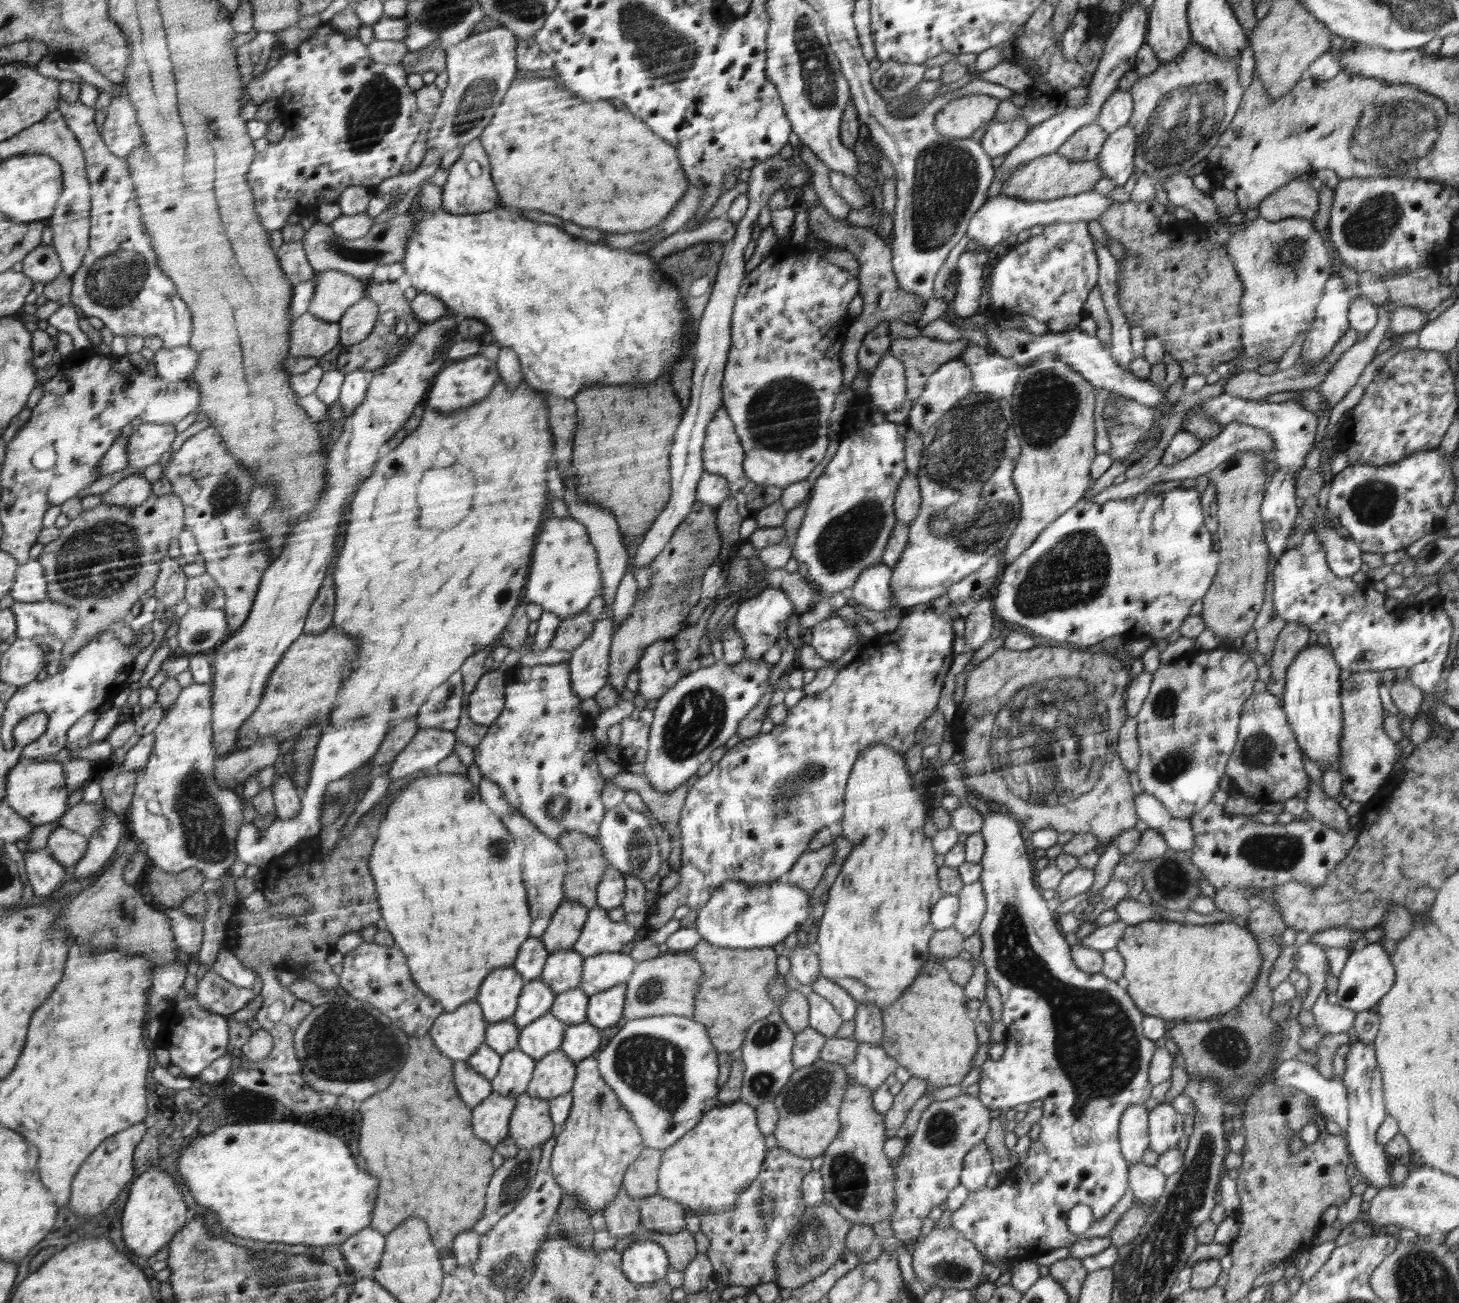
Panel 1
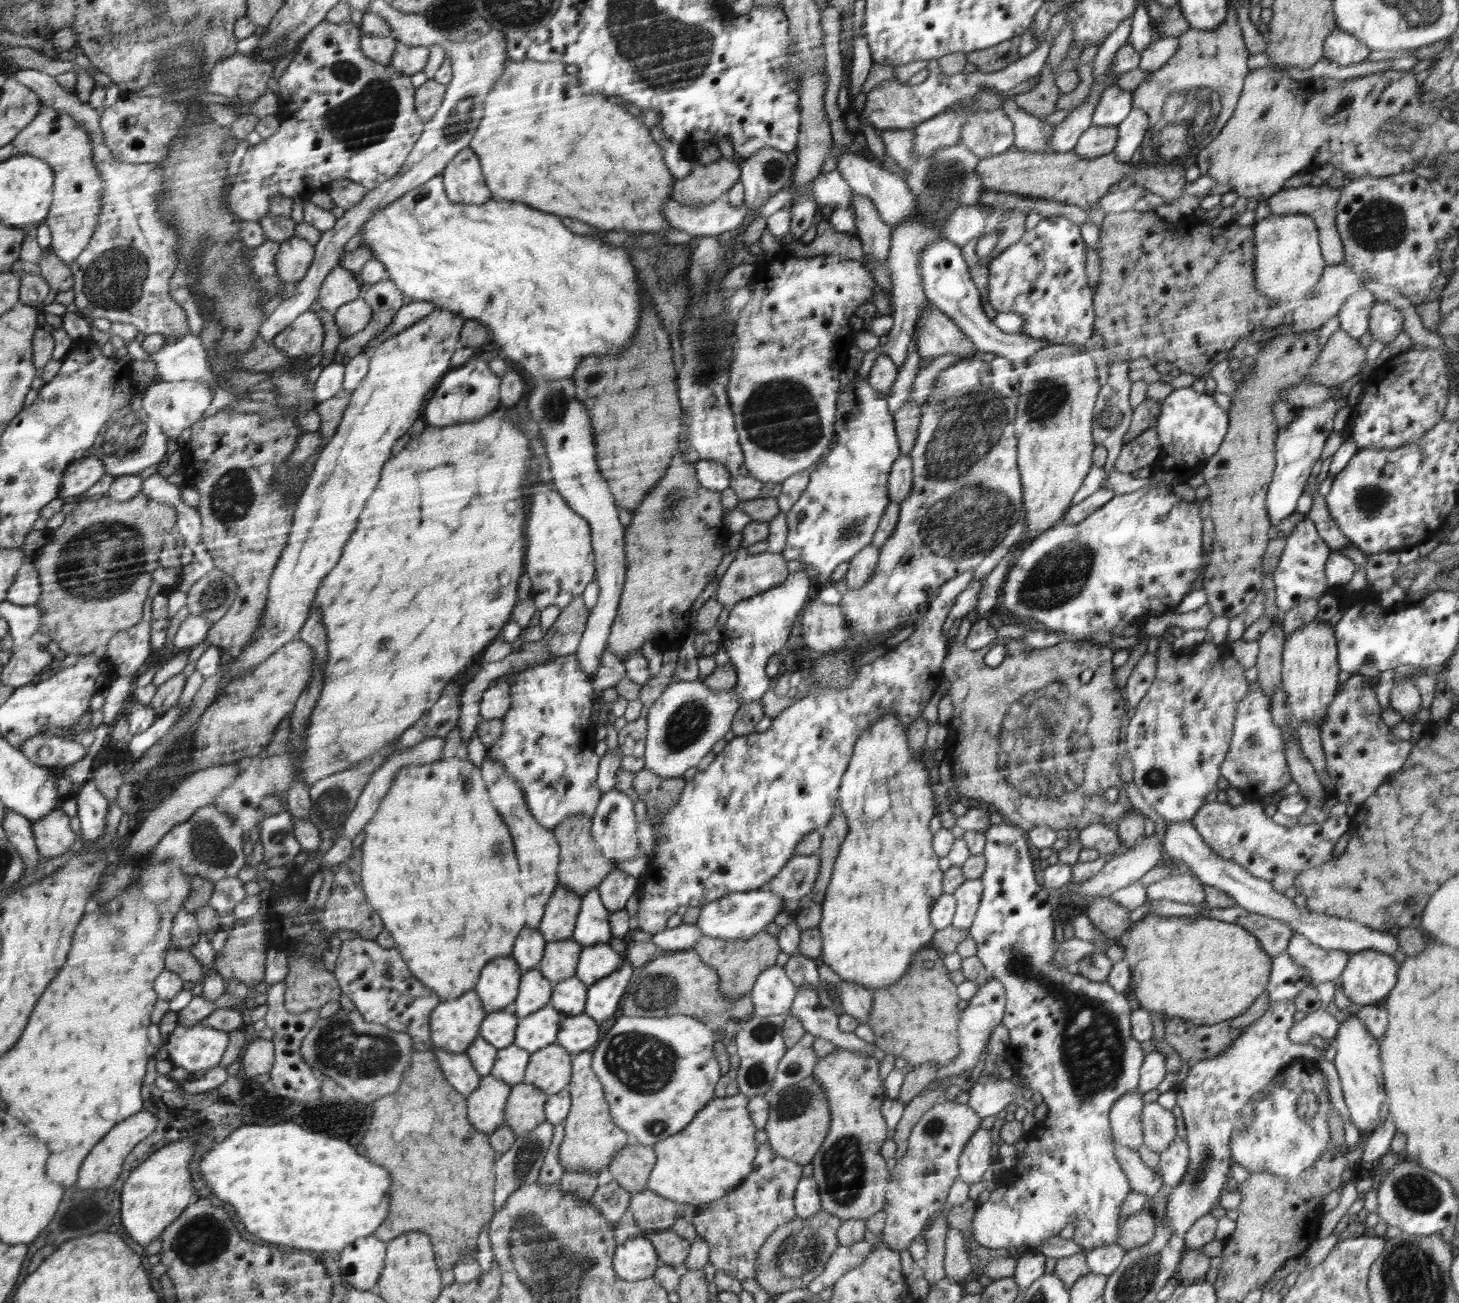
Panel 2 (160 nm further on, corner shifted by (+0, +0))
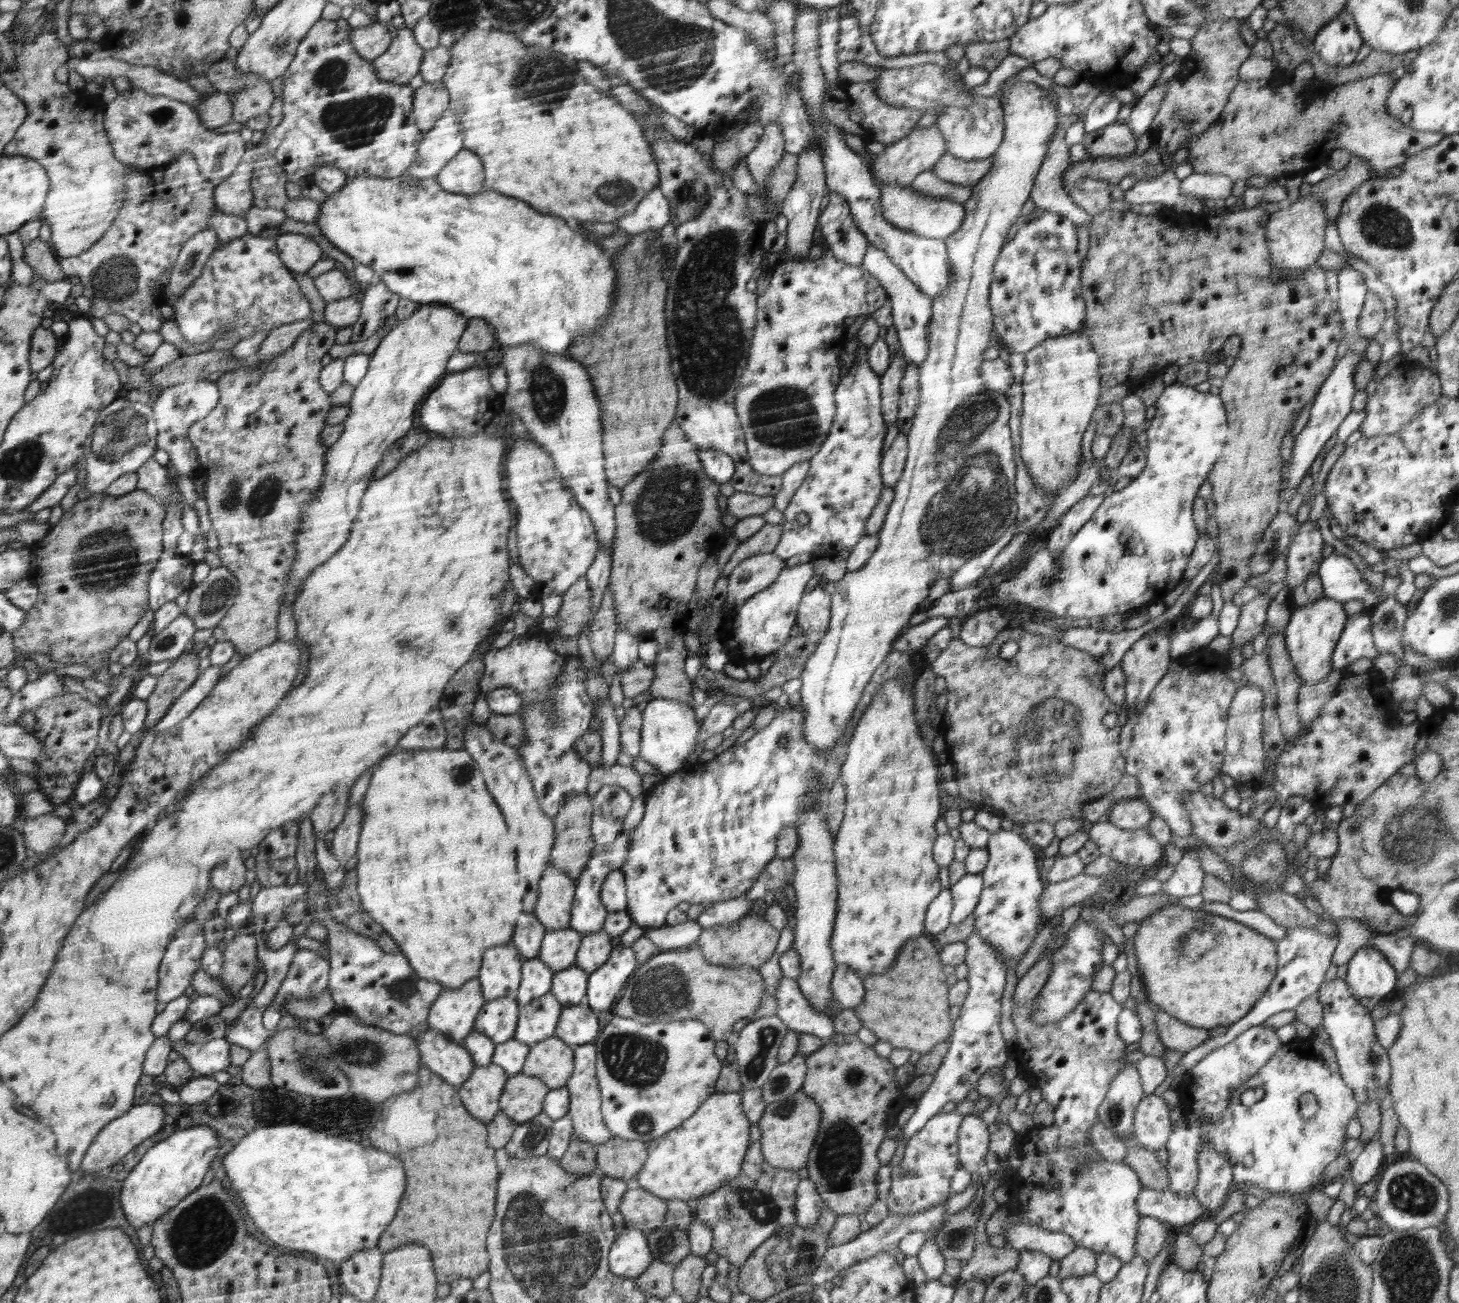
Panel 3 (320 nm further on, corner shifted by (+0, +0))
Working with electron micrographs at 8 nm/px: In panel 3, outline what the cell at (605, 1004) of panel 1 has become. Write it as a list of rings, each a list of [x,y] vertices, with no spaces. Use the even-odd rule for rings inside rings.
[[[619,945],[614,948],[608,963],[588,974],[588,995],[584,1001],[590,1008],[602,1012],[614,1004],[618,992],[636,968],[634,951],[631,946]]]

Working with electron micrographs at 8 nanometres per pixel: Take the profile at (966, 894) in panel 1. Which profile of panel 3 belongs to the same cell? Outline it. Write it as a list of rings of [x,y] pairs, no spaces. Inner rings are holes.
[[[966,873],[956,884],[948,887],[951,892],[953,909],[950,913],[950,924],[962,923],[980,902],[980,896],[984,892],[984,877],[981,873]]]

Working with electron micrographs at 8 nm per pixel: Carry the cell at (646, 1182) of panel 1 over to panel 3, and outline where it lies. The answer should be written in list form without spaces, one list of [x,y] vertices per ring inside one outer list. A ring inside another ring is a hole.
[[[613,1137],[596,1146],[596,1152],[599,1173],[625,1181],[640,1175],[649,1160],[648,1144],[634,1139]]]

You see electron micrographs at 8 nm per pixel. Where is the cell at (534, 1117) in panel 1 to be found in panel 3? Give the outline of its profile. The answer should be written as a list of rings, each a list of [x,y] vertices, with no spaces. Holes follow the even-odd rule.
[[[526,1073],[509,1076],[500,1098],[501,1113],[515,1123],[528,1123],[544,1112],[549,1087],[545,1081]]]

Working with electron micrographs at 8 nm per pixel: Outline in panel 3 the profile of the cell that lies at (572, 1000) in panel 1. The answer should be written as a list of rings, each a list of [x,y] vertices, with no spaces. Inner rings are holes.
[[[576,964],[570,965],[554,975],[550,992],[563,1006],[577,1005],[584,1002],[588,995],[588,980],[589,975],[585,969]]]

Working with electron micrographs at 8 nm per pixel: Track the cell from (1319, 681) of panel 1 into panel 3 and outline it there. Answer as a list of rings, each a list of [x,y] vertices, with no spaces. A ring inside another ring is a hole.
[[[1326,596],[1318,597],[1318,600],[1314,602],[1293,609],[1289,623],[1284,630],[1285,645],[1291,663],[1298,673],[1300,684],[1314,686],[1330,674],[1333,669],[1331,654],[1344,630],[1347,618],[1343,603]]]

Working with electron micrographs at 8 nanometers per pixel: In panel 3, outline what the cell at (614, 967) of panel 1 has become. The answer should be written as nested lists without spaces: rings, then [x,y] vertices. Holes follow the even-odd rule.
[[[605,930],[586,933],[577,952],[576,965],[588,974],[593,973],[609,962],[612,952],[612,942]]]

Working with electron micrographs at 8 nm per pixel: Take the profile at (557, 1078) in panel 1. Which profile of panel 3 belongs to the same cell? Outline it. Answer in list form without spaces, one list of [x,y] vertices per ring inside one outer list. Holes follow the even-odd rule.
[[[554,1036],[529,1045],[521,1073],[540,1078],[550,1089],[555,1089],[564,1087],[571,1078],[572,1066],[576,1066],[576,1056],[572,1056],[572,1050],[565,1041]]]

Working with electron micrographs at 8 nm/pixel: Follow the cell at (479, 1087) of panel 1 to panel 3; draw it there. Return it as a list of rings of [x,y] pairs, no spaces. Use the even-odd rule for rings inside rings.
[[[426,1030],[415,1040],[421,1053],[421,1064],[450,1084],[460,1086],[470,1079],[476,1062],[463,1044],[451,1041],[439,1030]]]

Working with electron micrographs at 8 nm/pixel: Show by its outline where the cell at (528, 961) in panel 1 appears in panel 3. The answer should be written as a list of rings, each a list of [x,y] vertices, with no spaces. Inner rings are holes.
[[[522,911],[515,924],[510,942],[516,945],[526,960],[532,960],[540,952],[541,942],[546,931],[535,913]]]

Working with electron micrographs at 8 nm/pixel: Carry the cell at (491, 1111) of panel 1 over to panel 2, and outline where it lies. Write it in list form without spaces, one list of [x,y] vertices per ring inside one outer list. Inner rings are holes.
[[[493,1074],[482,1077],[480,1088],[468,1095],[469,1116],[474,1128],[492,1135],[504,1124],[504,1116],[512,1086]]]

